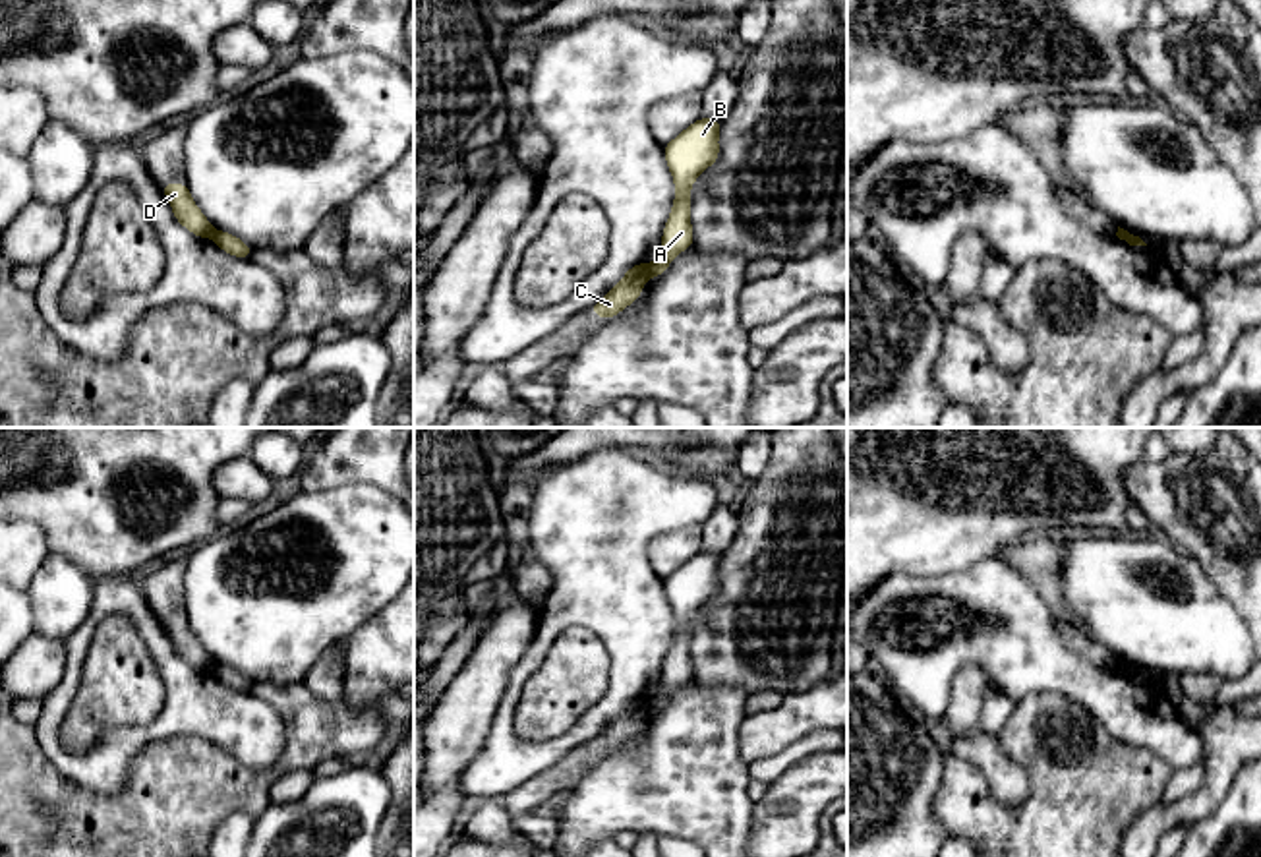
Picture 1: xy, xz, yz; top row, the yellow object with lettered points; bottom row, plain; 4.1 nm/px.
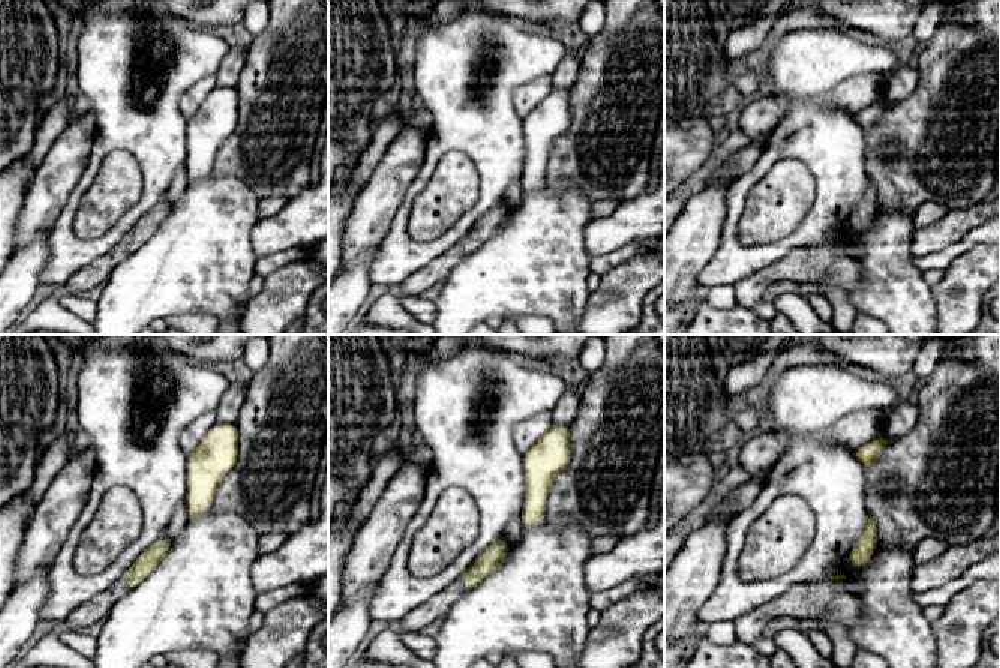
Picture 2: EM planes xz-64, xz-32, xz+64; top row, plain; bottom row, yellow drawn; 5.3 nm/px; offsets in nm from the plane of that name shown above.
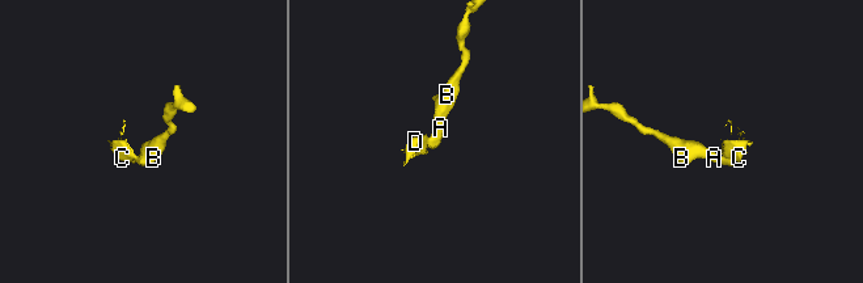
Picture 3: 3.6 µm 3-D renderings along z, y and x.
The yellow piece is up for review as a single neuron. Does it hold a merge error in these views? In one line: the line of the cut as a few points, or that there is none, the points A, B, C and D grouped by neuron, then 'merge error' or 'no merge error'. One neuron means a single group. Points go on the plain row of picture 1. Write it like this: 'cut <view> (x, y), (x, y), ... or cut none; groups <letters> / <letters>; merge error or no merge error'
cut xz (648, 697), (645, 710); groups A B / C D; merge error

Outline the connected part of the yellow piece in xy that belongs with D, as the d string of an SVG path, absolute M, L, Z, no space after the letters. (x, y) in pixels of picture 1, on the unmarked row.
M161 617L176 654L199 671L213 669L213 660L190 629L188 617Z

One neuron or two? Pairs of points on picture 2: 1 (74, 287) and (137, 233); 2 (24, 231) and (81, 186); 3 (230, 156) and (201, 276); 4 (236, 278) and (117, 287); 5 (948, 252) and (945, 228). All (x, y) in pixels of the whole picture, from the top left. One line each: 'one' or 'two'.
1: one
2: two
3: two
4: one
5: two

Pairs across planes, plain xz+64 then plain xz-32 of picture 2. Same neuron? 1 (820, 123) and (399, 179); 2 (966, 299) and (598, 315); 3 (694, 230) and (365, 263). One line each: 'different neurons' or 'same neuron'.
1: different neurons
2: same neuron
3: different neurons

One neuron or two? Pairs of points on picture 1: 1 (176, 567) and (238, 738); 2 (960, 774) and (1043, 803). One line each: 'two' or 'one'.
1: two
2: one

